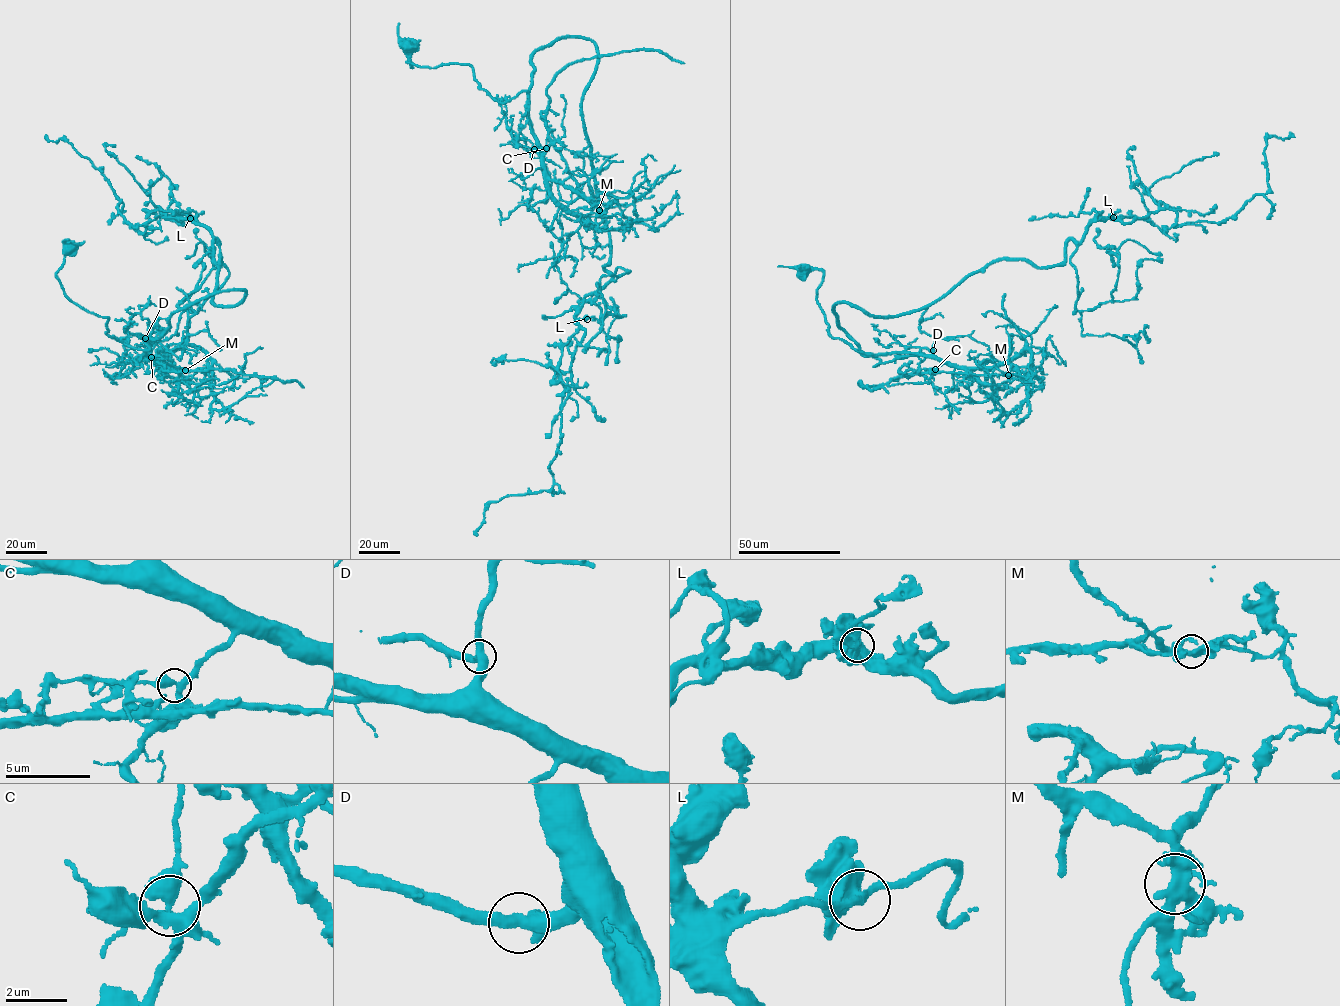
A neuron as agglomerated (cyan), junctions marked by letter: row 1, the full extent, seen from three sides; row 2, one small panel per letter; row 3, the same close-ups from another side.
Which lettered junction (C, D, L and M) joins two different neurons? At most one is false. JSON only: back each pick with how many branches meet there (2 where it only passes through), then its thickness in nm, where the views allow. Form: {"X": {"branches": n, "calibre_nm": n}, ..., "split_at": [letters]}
{"M": {"branches": 3, "calibre_nm": 420}, "split_at": ["M"]}

